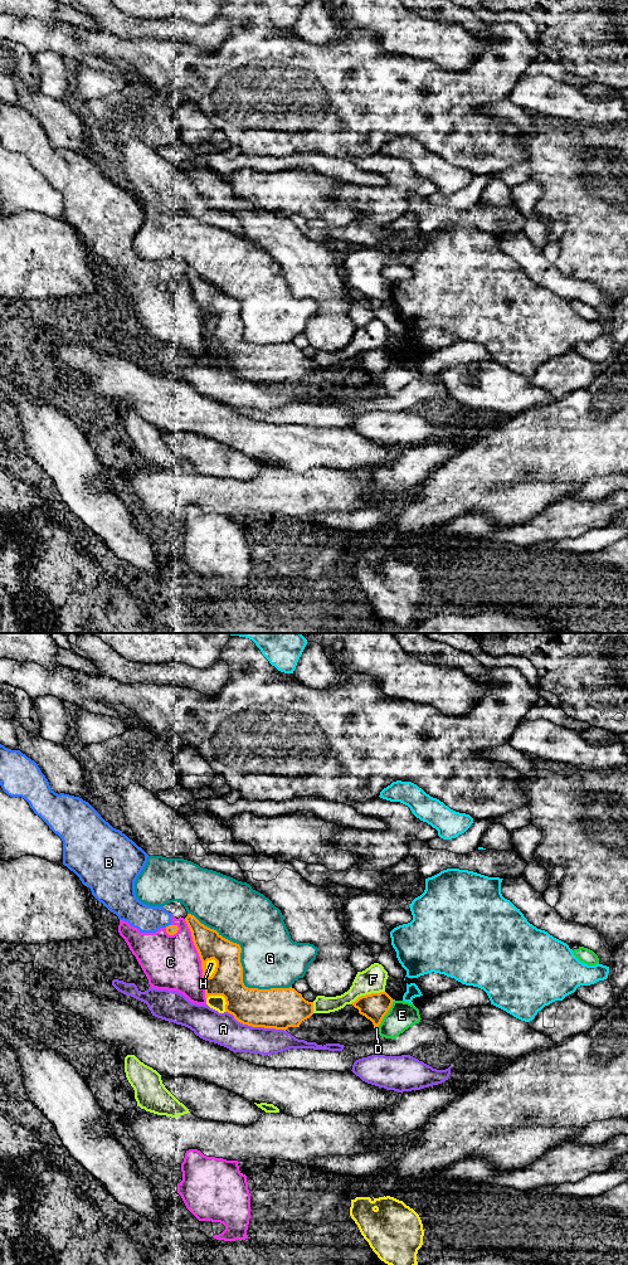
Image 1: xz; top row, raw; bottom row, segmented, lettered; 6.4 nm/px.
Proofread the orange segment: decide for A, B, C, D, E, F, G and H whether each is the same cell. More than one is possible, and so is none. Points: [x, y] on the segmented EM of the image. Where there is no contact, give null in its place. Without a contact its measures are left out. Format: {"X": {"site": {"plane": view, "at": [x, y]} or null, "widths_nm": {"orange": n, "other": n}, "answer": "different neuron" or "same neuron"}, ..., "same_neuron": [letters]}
{"A": {"site": {"plane": "xz", "at": [256, 1026]}, "widths_nm": {"orange": 260, "other": 200}, "answer": "different neuron"}, "B": {"site": {"plane": "xz", "at": [169, 925]}, "widths_nm": {"orange": 60, "other": 180}, "answer": "different neuron"}, "C": {"site": {"plane": "xz", "at": [200, 959]}, "widths_nm": {"orange": 200, "other": 360}, "answer": "different neuron"}, "D": {"site": {"plane": "xz", "at": [376, 1026]}, "widths_nm": {"orange": 170, "other": 20}, "answer": "different neuron"}, "E": {"site": {"plane": "xz", "at": [386, 1012]}, "widths_nm": {"orange": 170, "other": 180}, "answer": "different neuron"}, "F": {"site": {"plane": "xz", "at": [366, 995]}, "widths_nm": {"orange": 170, "other": 170}, "answer": "different neuron"}, "G": {"site": {"plane": "xz", "at": [241, 963]}, "widths_nm": {"orange": 200, "other": 360}, "answer": "different neuron"}, "H": {"site": {"plane": "xz", "at": [215, 968]}, "widths_nm": {"orange": 200, "other": 60}, "answer": "different neuron"}, "same_neuron": []}

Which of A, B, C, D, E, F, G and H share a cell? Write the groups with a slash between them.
A / B C / D / E / F / G / H

